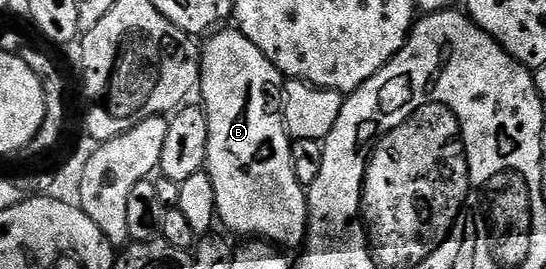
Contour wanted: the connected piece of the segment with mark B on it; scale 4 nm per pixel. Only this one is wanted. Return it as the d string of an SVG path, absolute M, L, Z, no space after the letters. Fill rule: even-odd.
M226 29L215 30L200 47L200 103L208 121L208 157L204 170L212 181L212 193L216 193L217 222L238 235L250 235L246 237L271 245L301 244L306 237L306 221L310 218L306 204L308 191L296 181L296 171L292 169L292 140L279 114L276 93L281 92L284 77L241 31L222 30Z

